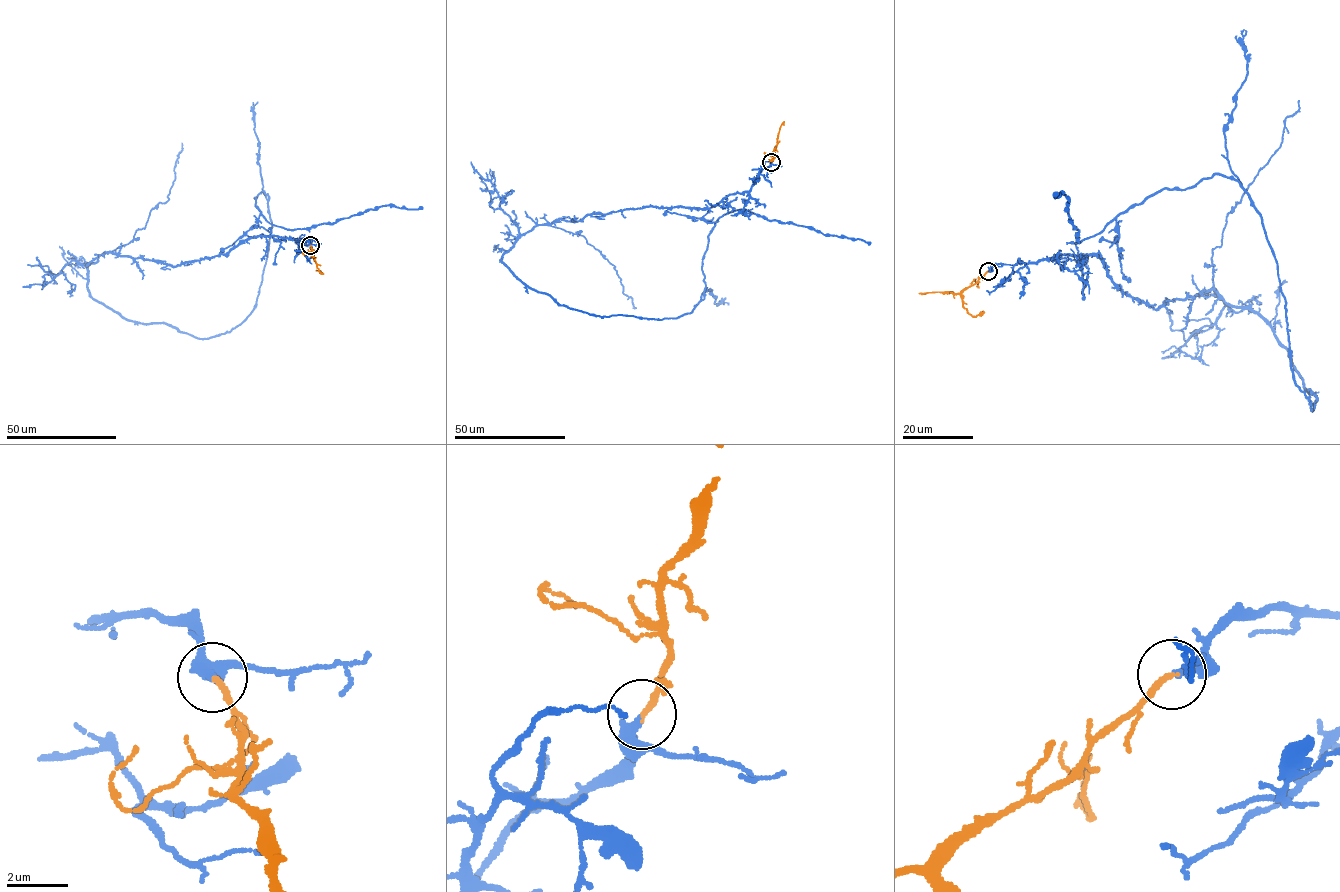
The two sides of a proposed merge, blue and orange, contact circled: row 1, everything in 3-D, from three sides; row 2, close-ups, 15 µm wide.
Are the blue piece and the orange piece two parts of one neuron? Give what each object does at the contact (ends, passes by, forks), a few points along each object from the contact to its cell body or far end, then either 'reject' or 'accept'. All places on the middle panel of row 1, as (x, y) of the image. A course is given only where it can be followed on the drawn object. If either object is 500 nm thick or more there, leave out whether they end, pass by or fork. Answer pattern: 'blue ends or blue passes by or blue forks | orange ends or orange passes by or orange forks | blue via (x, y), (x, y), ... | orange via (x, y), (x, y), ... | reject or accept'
blue ends | orange ends | blue via (771, 161), (708, 208), (555, 220), (501, 259), (559, 305), (659, 319), (704, 298), (731, 211), (870, 244) | orange via (771, 161), (776, 146), (774, 157), (768, 159) | accept

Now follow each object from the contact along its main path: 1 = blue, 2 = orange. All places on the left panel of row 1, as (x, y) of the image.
1: (310, 245), (103, 252), (87, 286), (207, 338), (253, 308), (259, 193), (295, 229), (422, 206)
2: (310, 245), (322, 273), (316, 270)

